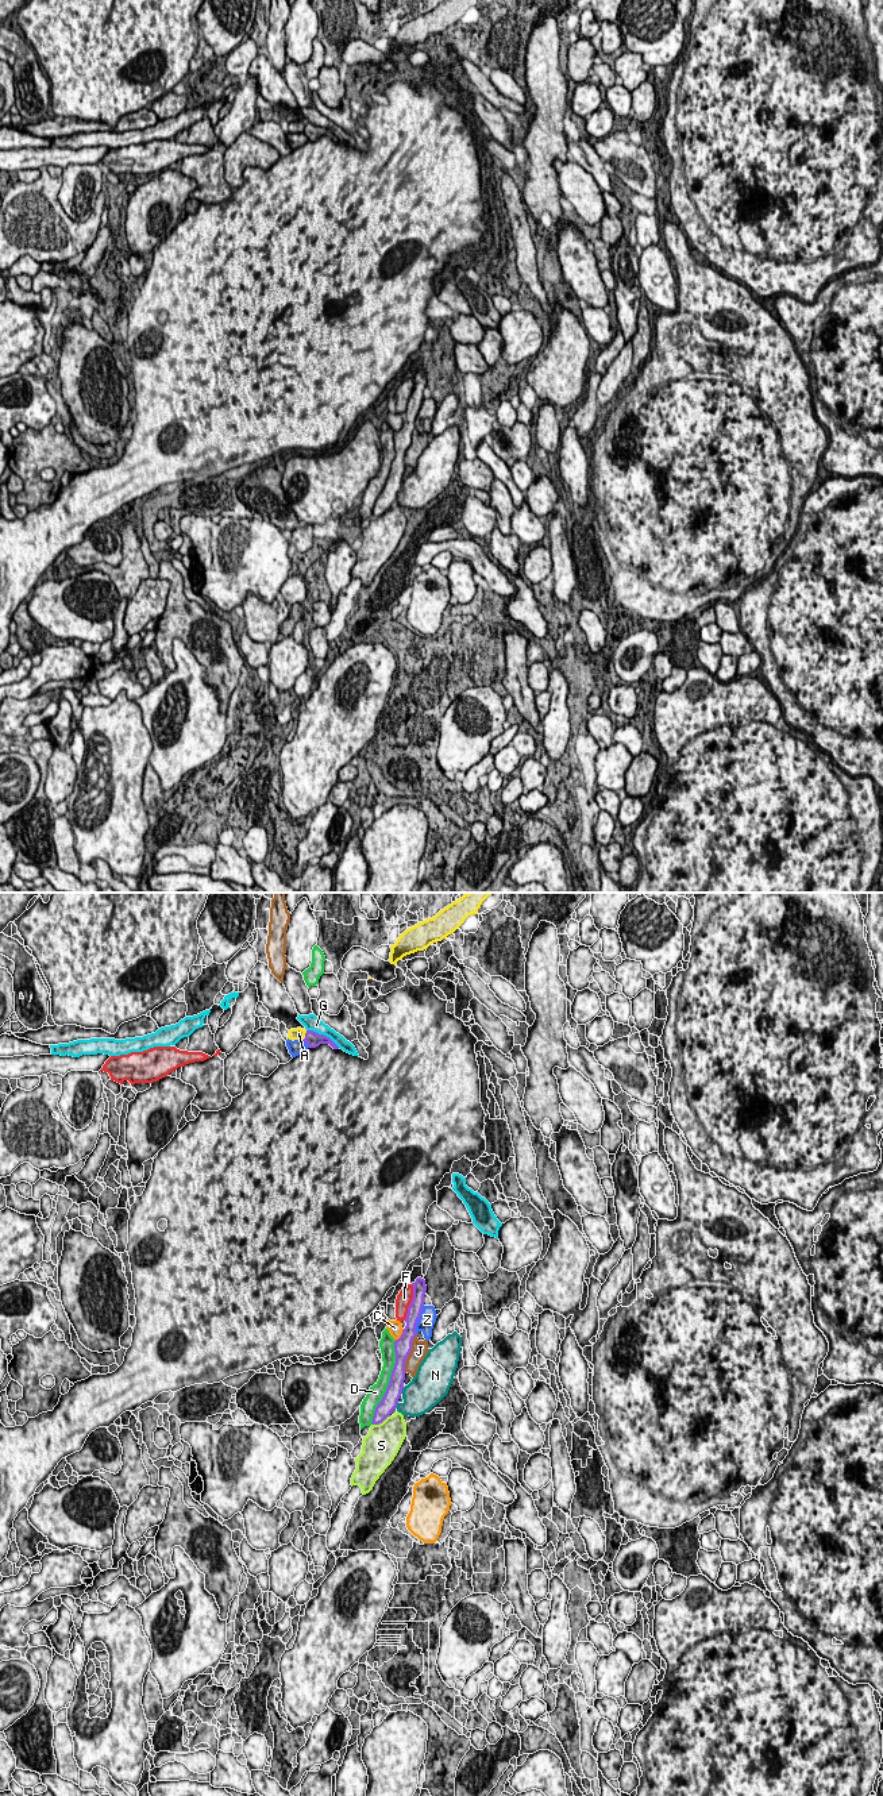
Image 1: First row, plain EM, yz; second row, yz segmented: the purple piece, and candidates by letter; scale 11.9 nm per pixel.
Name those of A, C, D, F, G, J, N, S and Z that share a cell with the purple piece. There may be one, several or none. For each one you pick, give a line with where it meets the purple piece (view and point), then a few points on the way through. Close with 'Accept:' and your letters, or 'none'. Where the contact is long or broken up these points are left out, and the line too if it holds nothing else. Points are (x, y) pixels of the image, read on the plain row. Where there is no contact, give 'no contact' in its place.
Accept: none

